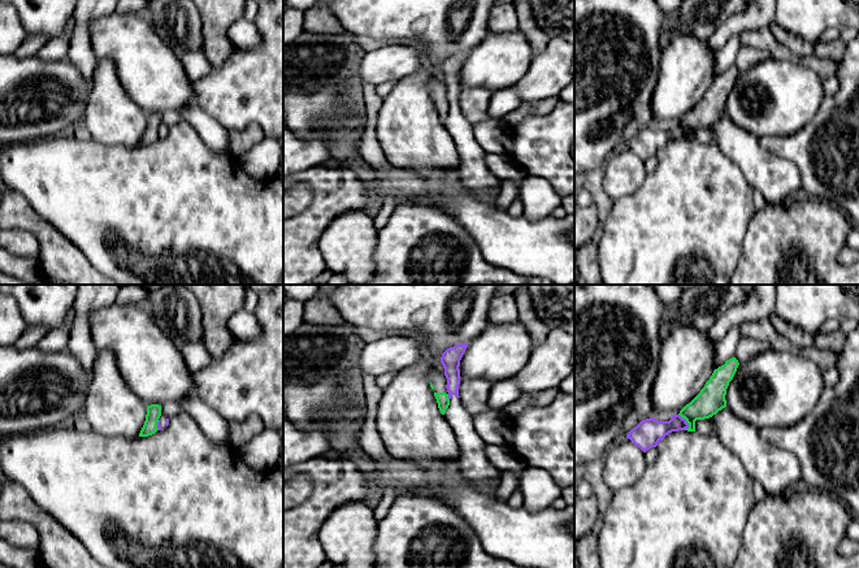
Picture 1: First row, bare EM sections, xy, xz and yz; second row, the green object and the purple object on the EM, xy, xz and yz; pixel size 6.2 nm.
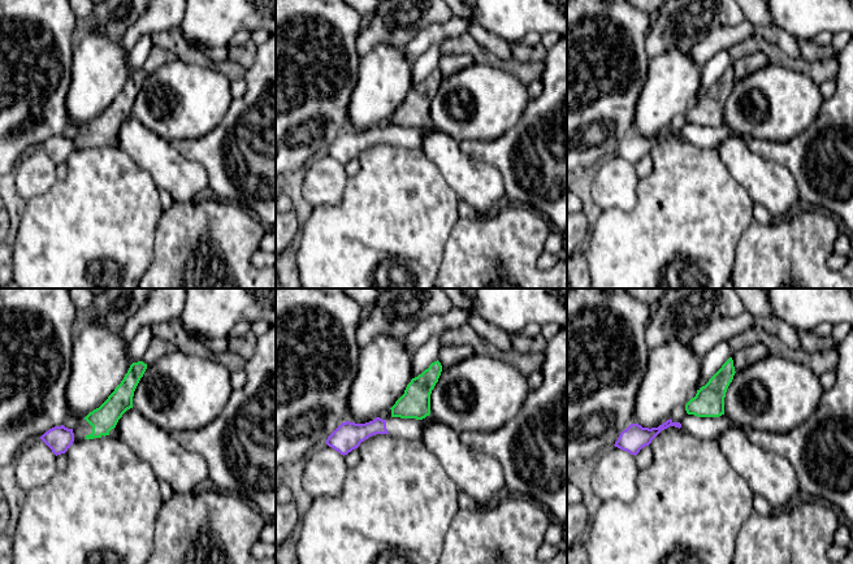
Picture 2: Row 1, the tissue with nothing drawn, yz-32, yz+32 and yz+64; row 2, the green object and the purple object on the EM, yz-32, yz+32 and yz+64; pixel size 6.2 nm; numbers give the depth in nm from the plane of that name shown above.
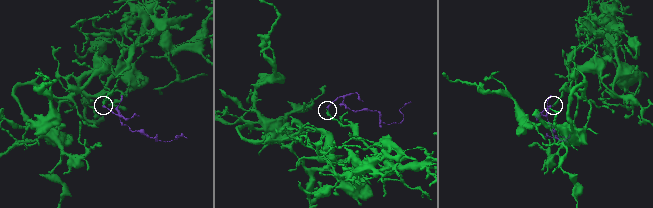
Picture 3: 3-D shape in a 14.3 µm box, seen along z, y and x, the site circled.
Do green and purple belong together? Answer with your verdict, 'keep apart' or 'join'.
keep apart

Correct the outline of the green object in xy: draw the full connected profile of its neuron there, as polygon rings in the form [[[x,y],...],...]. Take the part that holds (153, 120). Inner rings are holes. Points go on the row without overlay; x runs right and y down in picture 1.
[[[151,113],[147,116],[147,123],[144,134],[139,142],[139,146],[148,146],[155,143],[157,138],[157,131],[161,125],[161,114],[159,113]]]

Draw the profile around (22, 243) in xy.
[[[0,230],[0,248],[19,257],[38,257],[40,246],[38,239],[27,230]]]

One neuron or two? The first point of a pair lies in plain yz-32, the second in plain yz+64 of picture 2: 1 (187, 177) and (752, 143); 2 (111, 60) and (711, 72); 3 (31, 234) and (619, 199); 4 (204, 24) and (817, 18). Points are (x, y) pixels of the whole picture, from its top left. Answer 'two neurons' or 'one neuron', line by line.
1: two neurons
2: two neurons
3: two neurons
4: one neuron

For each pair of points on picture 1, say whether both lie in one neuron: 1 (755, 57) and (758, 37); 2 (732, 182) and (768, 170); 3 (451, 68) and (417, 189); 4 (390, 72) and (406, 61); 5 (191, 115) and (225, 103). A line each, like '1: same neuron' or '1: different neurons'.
1: different neurons
2: different neurons
3: different neurons
4: same neuron
5: different neurons

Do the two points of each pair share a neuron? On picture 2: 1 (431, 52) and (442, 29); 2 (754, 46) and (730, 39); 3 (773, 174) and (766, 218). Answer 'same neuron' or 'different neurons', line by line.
1: different neurons
2: different neurons
3: different neurons

